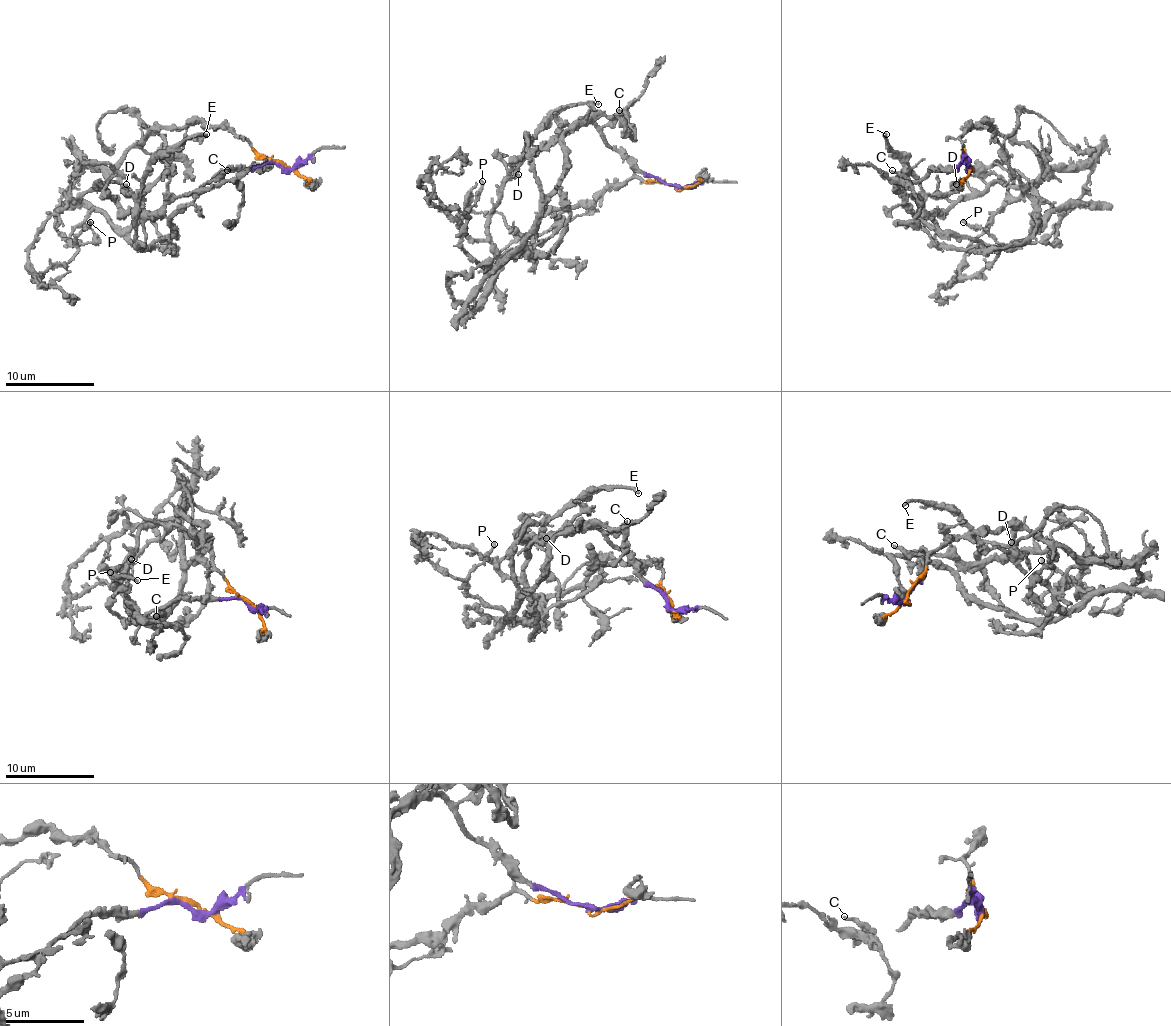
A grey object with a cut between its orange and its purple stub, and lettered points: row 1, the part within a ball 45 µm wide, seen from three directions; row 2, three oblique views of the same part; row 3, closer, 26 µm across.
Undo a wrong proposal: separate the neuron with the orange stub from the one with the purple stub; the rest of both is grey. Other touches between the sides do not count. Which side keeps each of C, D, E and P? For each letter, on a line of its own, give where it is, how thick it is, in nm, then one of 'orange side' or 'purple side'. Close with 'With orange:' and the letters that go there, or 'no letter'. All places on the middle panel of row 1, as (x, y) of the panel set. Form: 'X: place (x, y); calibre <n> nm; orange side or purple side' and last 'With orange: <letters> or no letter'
C: place (619, 110); calibre 220 nm; purple side
D: place (518, 174); calibre 260 nm; purple side
E: place (598, 104); calibre 240 nm; purple side
P: place (482, 181); calibre 240 nm; purple side
With orange: no letter

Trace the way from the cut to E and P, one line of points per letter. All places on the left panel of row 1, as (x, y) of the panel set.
E: (282, 165), (229, 168), (171, 217), (171, 234), (142, 245), (133, 223), (144, 172), (186, 139), (206, 134)
P: (282, 165), (229, 168), (155, 245), (93, 210), (75, 245), (91, 221)

